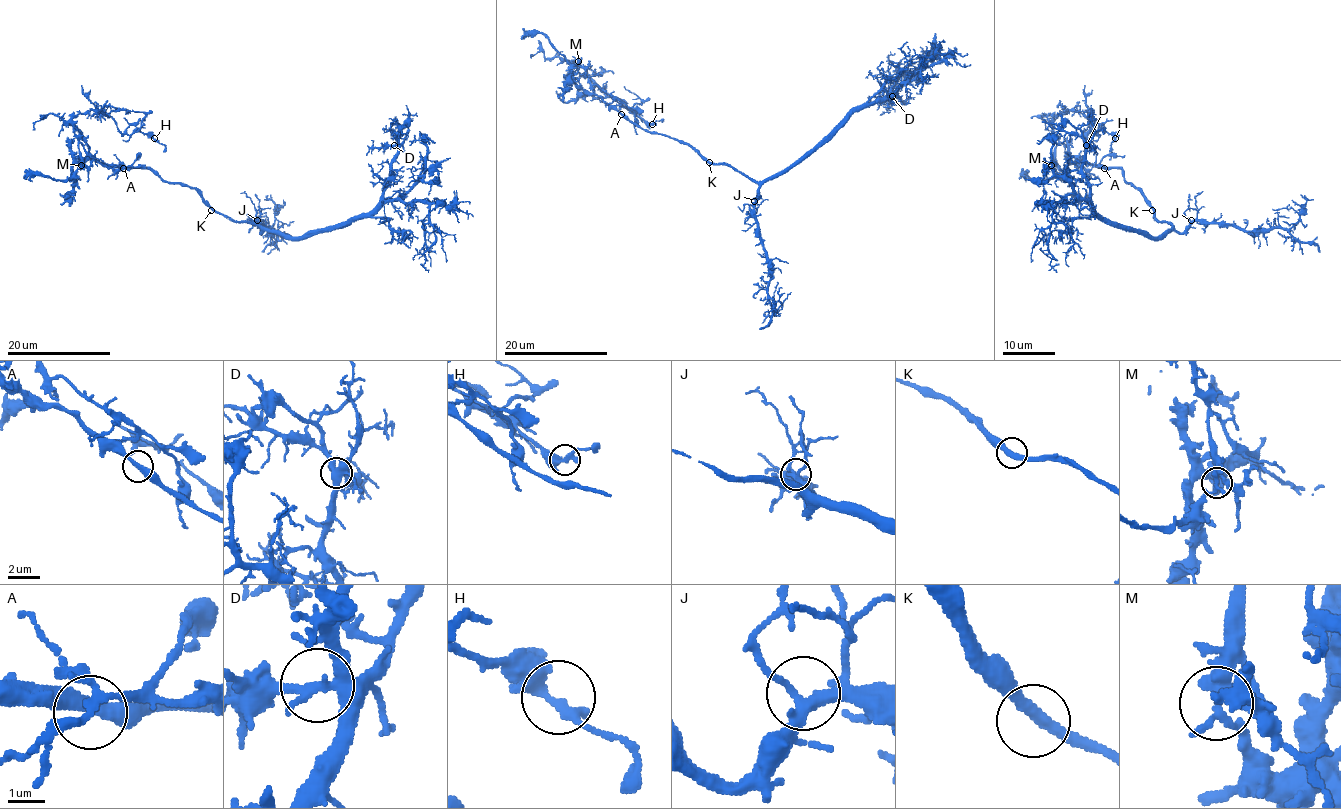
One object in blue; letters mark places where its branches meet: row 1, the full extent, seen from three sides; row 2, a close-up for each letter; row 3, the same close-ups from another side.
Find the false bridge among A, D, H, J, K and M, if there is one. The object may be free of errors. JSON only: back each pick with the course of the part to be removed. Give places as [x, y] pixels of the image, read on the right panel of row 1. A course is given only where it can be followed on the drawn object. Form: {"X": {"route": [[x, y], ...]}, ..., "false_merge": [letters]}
{"M": {"route": [[1051, 166], [1058, 137], [1052, 132], [1052, 119], [1059, 114], [1078, 110], [1098, 133], [1091, 115], [1077, 112]]}, "false_merge": ["M"]}

